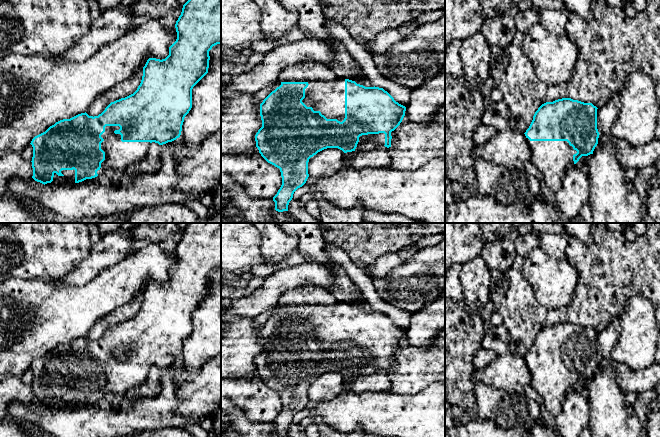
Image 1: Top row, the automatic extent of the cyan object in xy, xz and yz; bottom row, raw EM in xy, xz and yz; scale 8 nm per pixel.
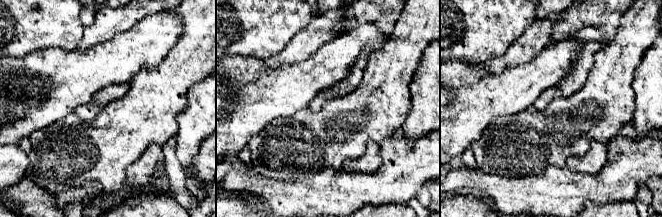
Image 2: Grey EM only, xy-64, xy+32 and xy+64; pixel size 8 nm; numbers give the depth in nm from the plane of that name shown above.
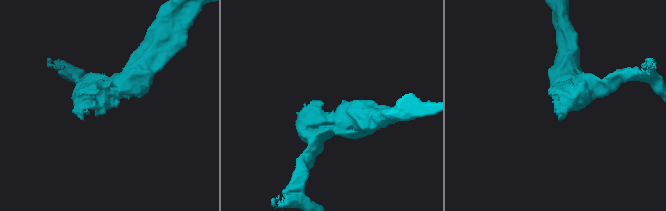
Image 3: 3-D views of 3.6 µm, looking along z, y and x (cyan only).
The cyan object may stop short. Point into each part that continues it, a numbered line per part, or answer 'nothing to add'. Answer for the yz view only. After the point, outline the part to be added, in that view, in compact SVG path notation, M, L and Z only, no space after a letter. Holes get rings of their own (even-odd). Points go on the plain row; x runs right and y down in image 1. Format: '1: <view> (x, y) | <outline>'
1: yz (552, 382) | M527 362L528 363L528 362ZM530 365L531 385L543 399L543 407L552 415L557 416L561 411L565 396L573 391L573 379L577 377L567 365Z

